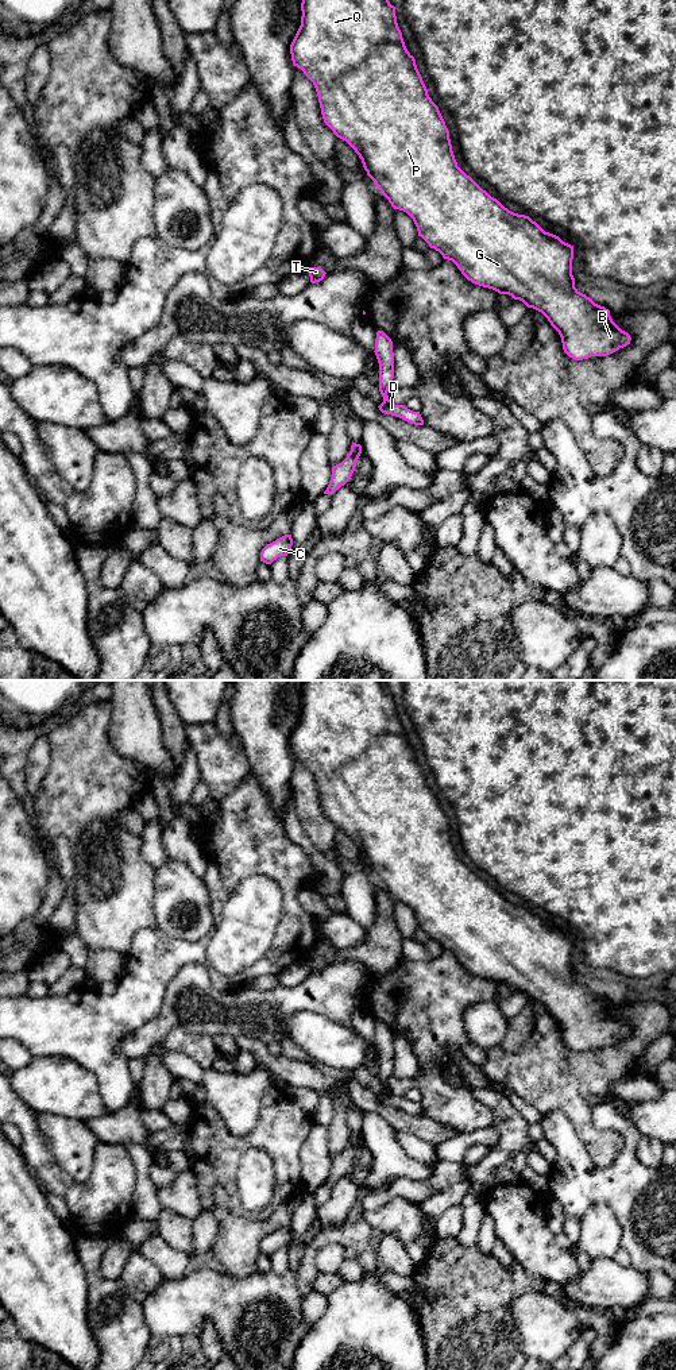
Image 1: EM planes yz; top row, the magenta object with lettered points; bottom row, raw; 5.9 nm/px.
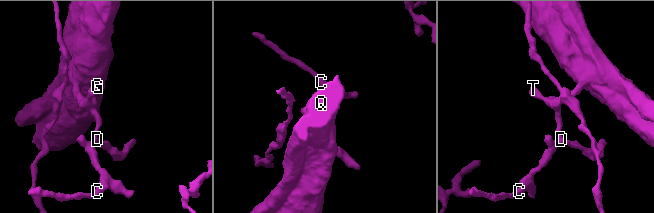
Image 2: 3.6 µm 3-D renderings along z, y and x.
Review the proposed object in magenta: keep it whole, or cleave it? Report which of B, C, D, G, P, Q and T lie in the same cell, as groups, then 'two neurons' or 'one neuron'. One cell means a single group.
groups B C D G P Q T; one neuron

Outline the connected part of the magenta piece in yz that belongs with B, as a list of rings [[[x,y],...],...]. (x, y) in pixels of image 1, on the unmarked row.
[[[304,680],[301,702],[301,717],[290,736],[293,756],[313,773],[324,814],[355,841],[391,898],[413,910],[418,927],[452,952],[472,975],[509,985],[541,1003],[559,1023],[569,1049],[607,1047],[630,1035],[630,1026],[613,1012],[610,1002],[575,979],[573,937],[545,923],[529,907],[505,899],[457,857],[449,822],[405,737],[395,698],[386,684],[382,680]]]

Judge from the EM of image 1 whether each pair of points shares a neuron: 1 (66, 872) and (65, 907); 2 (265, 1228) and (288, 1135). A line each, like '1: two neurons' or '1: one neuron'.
1: one neuron
2: two neurons

